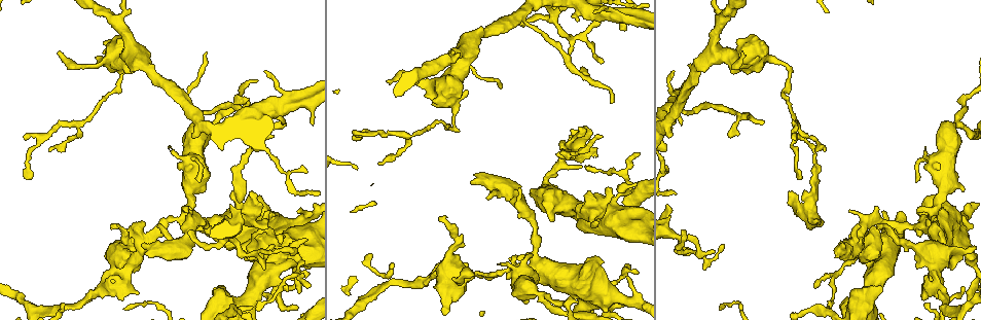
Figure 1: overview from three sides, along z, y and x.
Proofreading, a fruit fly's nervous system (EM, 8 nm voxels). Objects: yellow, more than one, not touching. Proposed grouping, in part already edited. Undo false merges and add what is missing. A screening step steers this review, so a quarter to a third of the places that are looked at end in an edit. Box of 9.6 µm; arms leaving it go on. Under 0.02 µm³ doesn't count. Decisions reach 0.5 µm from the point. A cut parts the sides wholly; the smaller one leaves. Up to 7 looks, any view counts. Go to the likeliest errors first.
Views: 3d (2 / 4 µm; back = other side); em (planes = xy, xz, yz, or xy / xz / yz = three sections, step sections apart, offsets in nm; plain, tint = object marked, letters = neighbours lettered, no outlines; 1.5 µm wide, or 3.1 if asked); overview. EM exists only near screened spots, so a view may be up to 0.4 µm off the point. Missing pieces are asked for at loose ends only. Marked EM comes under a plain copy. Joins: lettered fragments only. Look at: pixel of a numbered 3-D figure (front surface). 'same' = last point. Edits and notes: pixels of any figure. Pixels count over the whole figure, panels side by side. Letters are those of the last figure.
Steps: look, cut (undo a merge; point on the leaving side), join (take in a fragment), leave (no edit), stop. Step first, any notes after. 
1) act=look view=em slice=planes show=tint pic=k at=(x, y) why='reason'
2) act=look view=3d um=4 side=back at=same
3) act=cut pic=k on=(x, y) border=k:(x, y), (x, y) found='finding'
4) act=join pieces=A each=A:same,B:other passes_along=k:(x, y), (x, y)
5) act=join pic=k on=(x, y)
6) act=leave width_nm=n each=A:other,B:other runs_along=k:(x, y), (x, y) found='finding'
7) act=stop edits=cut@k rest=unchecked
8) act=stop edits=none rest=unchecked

act=look view=3d um=4 pic=1 at=(846, 238) why='an open end'

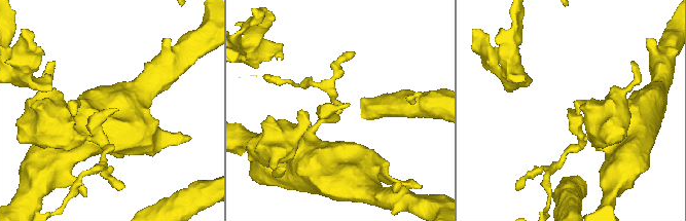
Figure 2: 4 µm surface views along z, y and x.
act=look view=em slice=planes show=letters pic=2 at=(568, 108)

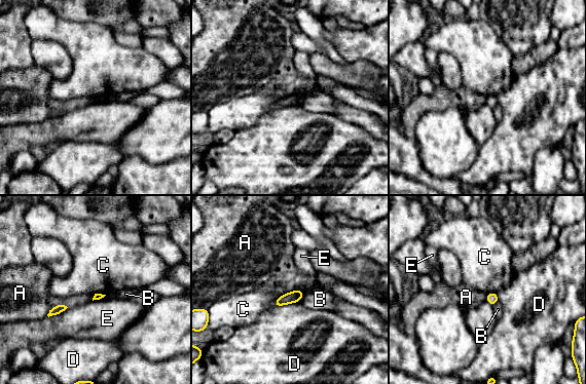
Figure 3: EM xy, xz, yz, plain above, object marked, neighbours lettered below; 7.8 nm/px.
act=leave each=A:other,B:other,C:other,D:other,E:other found='no lettered fragment goes on from it'

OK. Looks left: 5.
act=look view=3d um=2 side=back pic=1 at=(286, 288) why='thick end'

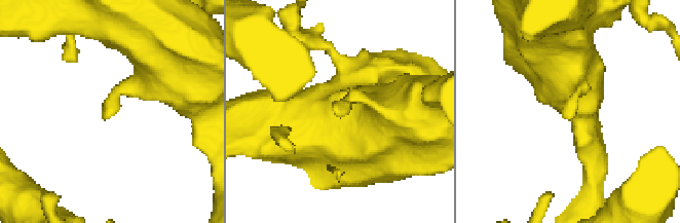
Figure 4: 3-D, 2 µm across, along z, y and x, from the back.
act=look view=em slice=yz step=8 show=letters pic=4 at=(103, 116) why='need the tissue'

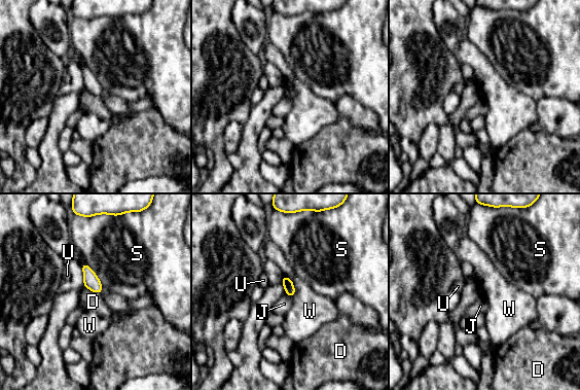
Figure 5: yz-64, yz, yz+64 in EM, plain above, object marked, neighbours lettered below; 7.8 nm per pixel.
act=leave each=D:other,J:other,S:other,U:other,W:other border=5:(283, 275), (292, 282), (292, 297) found='no lettered fragment goes on from it'

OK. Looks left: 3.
act=look view=3d um=2 pic=1 at=(625, 30) why='an open end'

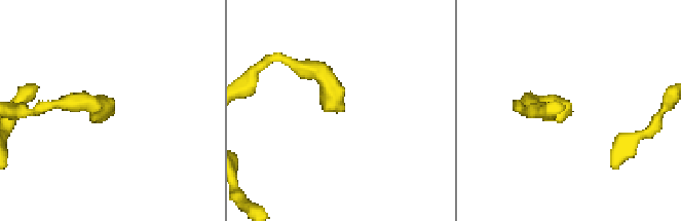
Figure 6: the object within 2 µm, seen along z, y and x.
act=look view=em slice=xy step=8 show=letters pic=6 at=(108, 113)

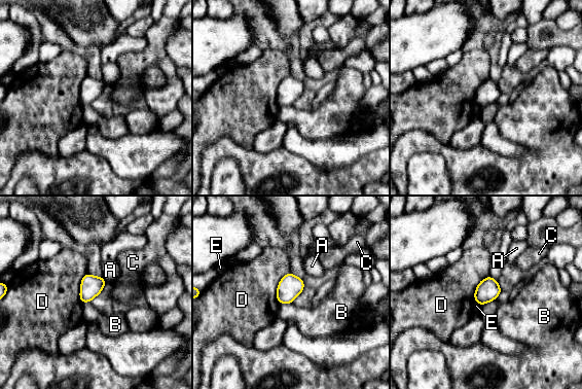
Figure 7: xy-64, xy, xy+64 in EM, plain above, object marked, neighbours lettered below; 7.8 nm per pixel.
act=leave longest_contact=D:260nm each=A:other,B:other,C:other,D:other,E:other border=7:(292, 302), (279, 304) found='none of them fits'

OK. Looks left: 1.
act=stop edits=none rest=unchecked

